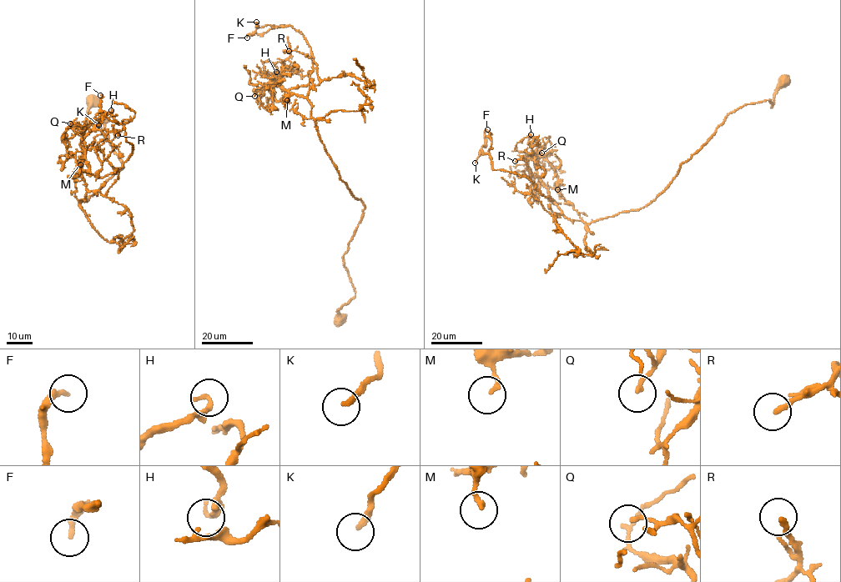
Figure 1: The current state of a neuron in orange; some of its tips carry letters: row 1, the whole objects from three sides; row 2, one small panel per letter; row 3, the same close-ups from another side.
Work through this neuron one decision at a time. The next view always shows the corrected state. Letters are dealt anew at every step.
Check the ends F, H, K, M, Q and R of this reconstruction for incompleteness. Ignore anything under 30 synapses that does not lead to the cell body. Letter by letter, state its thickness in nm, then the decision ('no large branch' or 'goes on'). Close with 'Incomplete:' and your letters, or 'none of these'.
F: 220 nm | no large branch
H: 170 nm | no large branch
K: 200 nm | goes on
M: 160 nm | no large branch
Q: 160 nm | no large branch
R: 220 nm | goes on
Incomplete: K, R

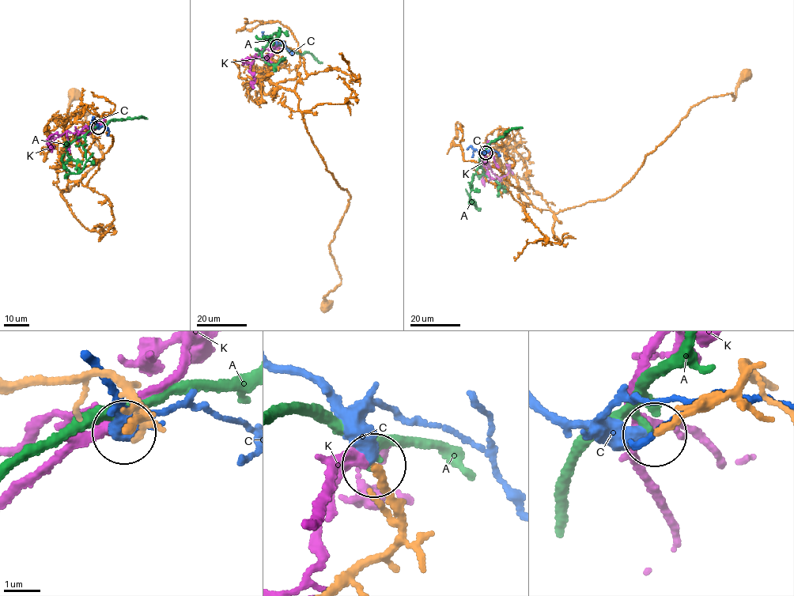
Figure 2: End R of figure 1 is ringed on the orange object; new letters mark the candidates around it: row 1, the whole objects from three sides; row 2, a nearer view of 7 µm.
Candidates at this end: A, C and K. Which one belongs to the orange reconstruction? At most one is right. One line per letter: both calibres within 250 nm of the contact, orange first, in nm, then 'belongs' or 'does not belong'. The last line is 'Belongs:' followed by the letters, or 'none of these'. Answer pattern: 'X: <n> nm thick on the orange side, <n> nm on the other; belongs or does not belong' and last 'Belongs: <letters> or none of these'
A: 160 nm thick on the orange side, 130 nm on the other; does not belong
C: 220 nm thick on the orange side, 480 nm on the other; belongs
K: 220 nm thick on the orange side, 280 nm on the other; does not belong
Belongs: C

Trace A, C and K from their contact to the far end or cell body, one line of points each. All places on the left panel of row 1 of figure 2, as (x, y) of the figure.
A: (99, 127), (93, 127), (85, 136), (83, 148), (86, 162), (77, 173), (69, 172), (63, 166), (63, 153)
C: (98, 127), (106, 127), (109, 134)
K: (98, 127), (88, 133), (66, 131), (50, 144), (50, 147), (51, 138), (47, 145)

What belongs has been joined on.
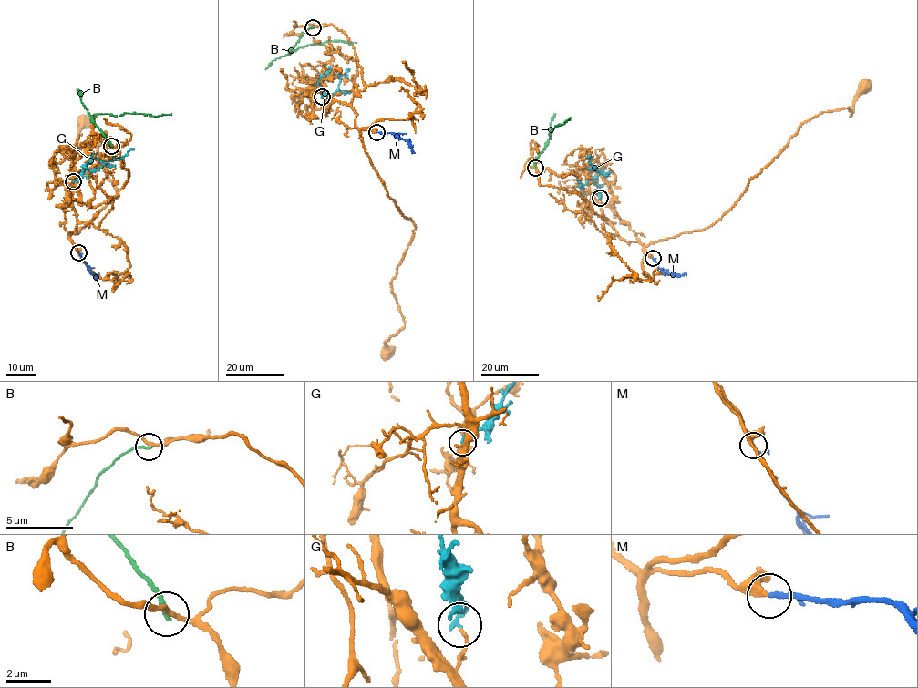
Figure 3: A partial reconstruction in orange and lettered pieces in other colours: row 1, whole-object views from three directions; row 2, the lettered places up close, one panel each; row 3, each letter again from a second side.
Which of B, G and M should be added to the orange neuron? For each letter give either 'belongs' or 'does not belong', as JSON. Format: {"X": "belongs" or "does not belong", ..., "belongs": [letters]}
{"B": "does not belong", "G": "does not belong", "M": "belongs", "belongs": ["M"]}

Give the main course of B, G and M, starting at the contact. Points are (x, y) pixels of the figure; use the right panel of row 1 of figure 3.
B: (535, 168), (535, 159), (550, 138), (549, 133), (570, 118)
G: (601, 198), (593, 179), (603, 170), (602, 172), (592, 169), (588, 158), (590, 155)
M: (653, 258), (659, 268), (668, 273), (686, 275)

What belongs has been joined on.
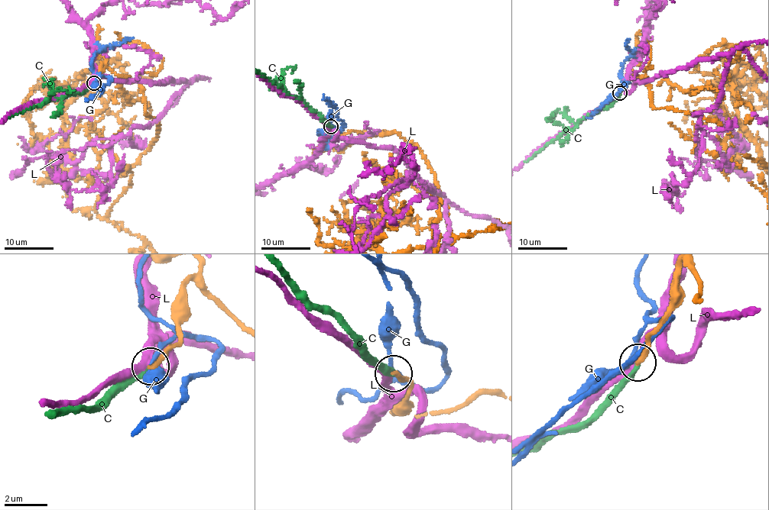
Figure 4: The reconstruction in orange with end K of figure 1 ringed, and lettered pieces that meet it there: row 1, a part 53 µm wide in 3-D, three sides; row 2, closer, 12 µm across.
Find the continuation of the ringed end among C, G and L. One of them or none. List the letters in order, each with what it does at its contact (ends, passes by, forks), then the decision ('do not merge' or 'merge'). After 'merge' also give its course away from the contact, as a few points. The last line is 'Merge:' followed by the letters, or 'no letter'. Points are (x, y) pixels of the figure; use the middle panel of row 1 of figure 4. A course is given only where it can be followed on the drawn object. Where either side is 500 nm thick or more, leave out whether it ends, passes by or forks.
C: it ends there; do not merge
G: it passes by; do not merge
L: it passes by; do not merge
Merge: no letter

